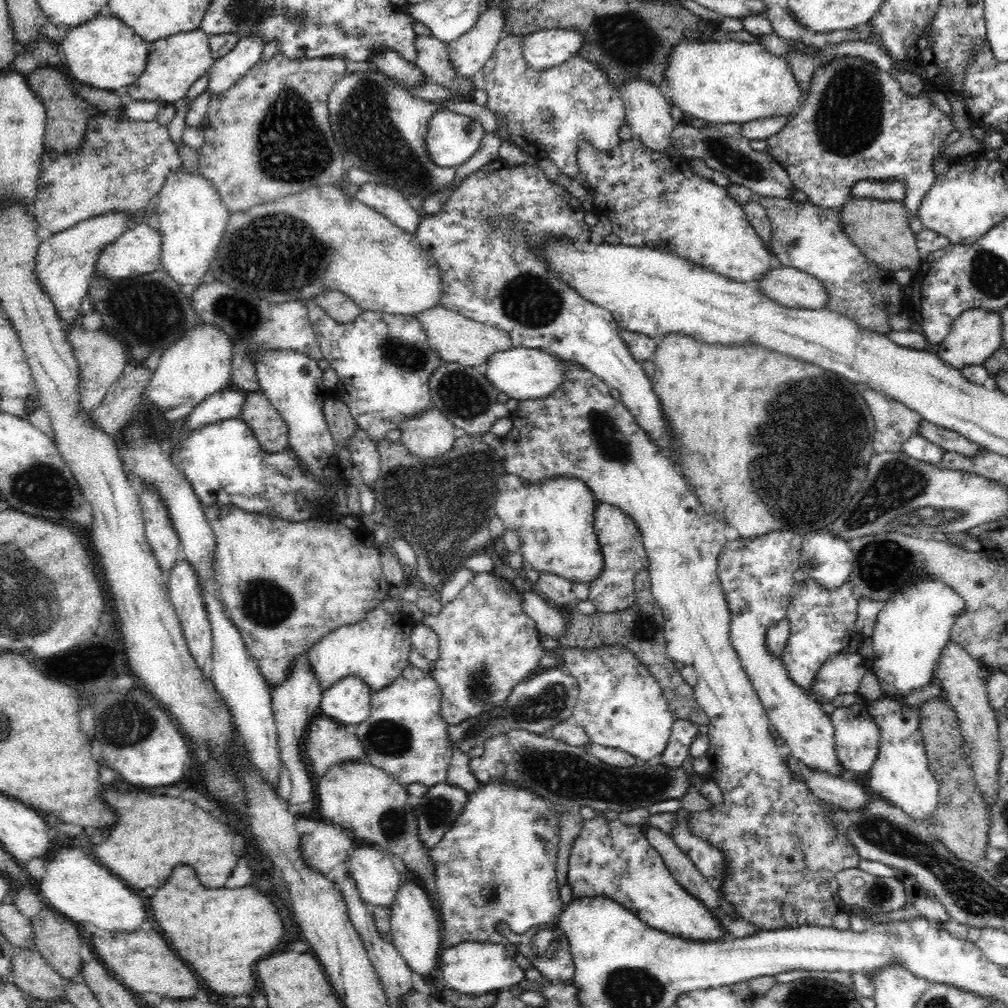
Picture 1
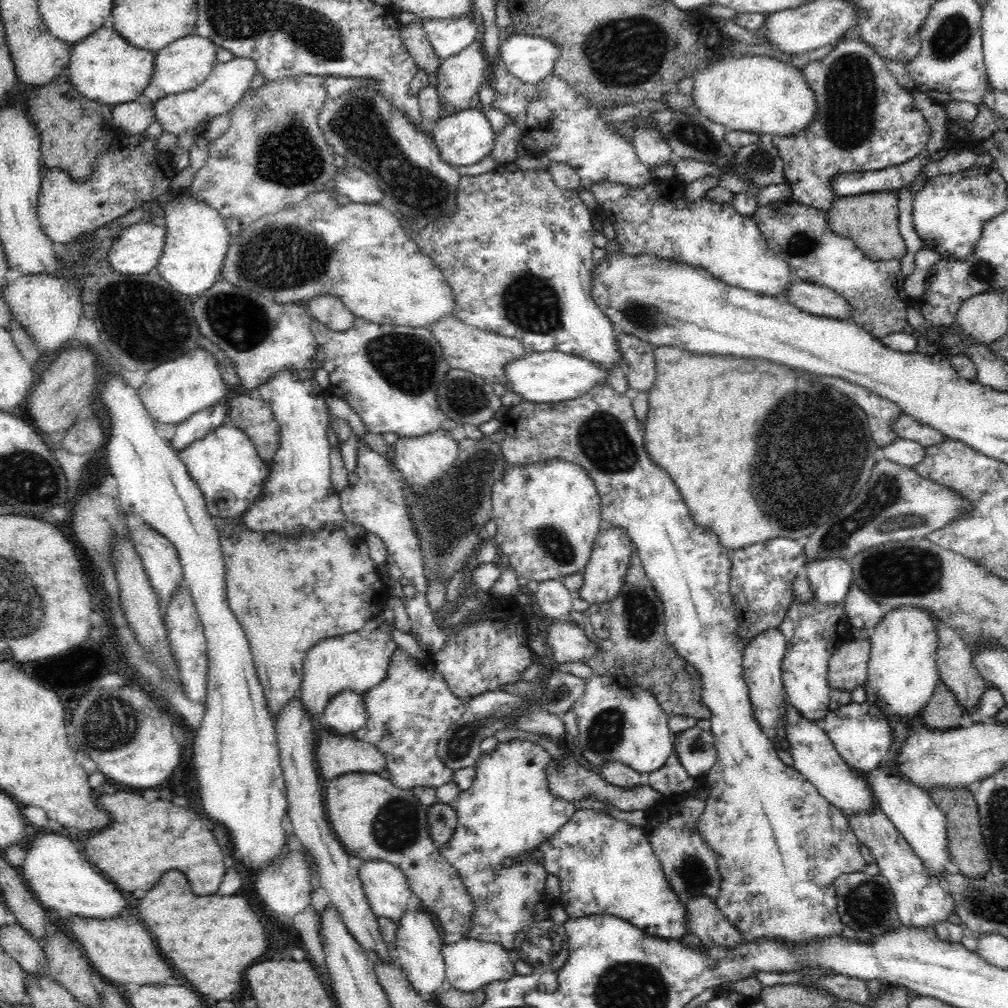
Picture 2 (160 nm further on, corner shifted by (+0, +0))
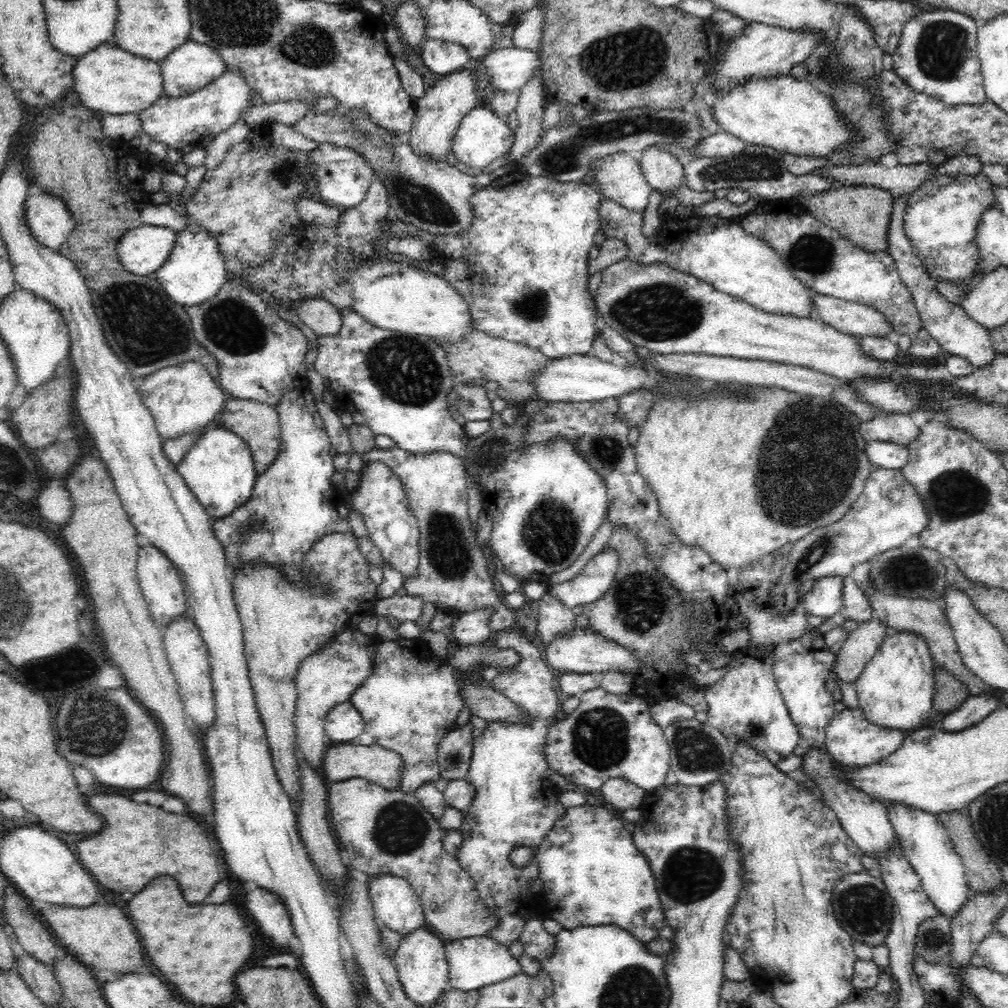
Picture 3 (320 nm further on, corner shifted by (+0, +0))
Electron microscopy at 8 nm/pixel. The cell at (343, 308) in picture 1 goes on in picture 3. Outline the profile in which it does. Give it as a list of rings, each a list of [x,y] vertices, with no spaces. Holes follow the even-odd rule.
[[[309,299],[296,306],[300,322],[304,322],[317,336],[334,336],[341,329],[340,310],[323,299]]]

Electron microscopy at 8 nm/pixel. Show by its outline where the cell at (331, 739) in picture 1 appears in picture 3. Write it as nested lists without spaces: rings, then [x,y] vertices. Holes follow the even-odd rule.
[[[332,744],[325,752],[322,768],[322,774],[327,782],[364,778],[384,789],[398,790],[401,784],[400,776],[404,770],[404,761],[398,753],[382,748],[380,745]]]

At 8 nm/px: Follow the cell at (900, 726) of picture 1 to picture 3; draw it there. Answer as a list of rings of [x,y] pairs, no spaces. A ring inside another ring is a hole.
[[[886,802],[886,811],[896,831],[898,843],[904,850],[912,868],[920,877],[922,888],[935,904],[940,915],[954,918],[960,912],[968,898],[968,881],[964,874],[964,865],[960,855],[954,850],[948,831],[937,819],[936,814],[924,812],[919,808],[910,808],[907,804]]]

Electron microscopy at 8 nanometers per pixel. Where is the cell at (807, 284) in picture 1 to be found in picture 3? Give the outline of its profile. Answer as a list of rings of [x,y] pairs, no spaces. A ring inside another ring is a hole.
[[[814,294],[812,302],[818,320],[844,334],[895,337],[888,319],[874,308],[821,294]]]

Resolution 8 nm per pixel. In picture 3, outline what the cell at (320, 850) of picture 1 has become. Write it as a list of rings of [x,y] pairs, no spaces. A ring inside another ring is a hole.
[[[254,885],[252,892],[246,894],[244,908],[254,918],[260,932],[270,936],[276,946],[286,948],[289,940],[295,936],[288,909],[273,892]]]

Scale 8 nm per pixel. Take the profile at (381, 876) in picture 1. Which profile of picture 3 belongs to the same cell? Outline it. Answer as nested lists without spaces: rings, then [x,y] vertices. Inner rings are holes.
[[[391,874],[369,876],[368,891],[371,894],[373,915],[377,925],[391,928],[403,937],[412,930],[416,930],[416,928],[426,927],[427,922],[420,897],[406,879]]]

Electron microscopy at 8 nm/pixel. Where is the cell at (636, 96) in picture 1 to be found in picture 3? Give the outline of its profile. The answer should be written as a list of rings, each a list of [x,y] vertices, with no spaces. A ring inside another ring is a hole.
[[[652,145],[638,155],[638,160],[650,188],[663,192],[665,198],[674,196],[672,192],[684,185],[684,166],[669,150]]]

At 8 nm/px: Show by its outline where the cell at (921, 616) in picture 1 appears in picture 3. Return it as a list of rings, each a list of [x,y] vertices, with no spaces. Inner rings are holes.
[[[894,630],[853,682],[859,698],[857,707],[868,722],[876,726],[905,732],[918,730],[928,722],[928,713],[933,710],[935,665],[931,651],[922,637]]]

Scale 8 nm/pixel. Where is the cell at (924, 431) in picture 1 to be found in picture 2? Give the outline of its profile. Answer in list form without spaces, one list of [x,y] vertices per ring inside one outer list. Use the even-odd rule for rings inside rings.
[[[908,414],[898,416],[895,422],[891,424],[891,429],[897,434],[898,439],[912,440],[924,447],[941,443],[946,437],[939,430],[921,423]]]

